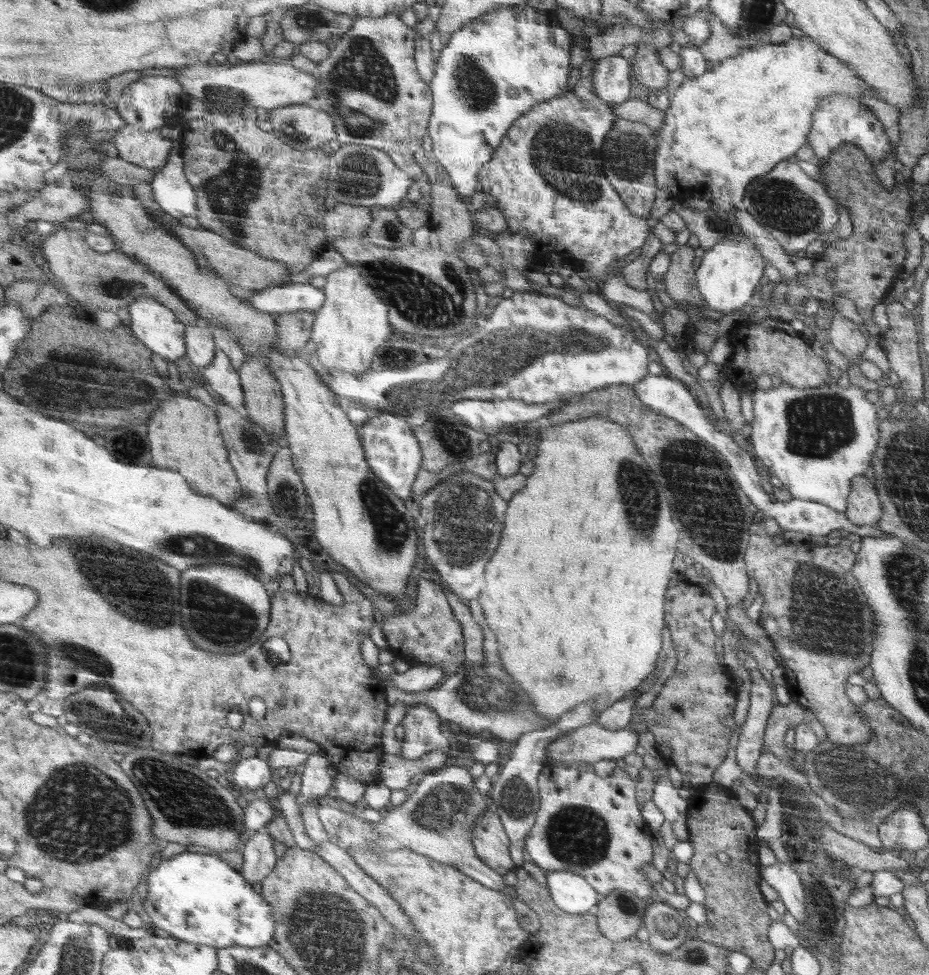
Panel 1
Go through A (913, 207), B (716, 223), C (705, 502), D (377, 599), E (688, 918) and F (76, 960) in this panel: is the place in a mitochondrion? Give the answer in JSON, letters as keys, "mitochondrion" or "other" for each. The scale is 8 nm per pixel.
{"A":"other","B":"mitochondrion","C":"mitochondrion","D":"other","E":"other","F":"mitochondrion"}

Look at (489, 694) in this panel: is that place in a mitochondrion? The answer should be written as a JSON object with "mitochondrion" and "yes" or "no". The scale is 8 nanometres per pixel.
{"mitochondrion":"yes"}

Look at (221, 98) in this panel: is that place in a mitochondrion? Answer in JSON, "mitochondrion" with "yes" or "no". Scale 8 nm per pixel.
{"mitochondrion":"yes"}

